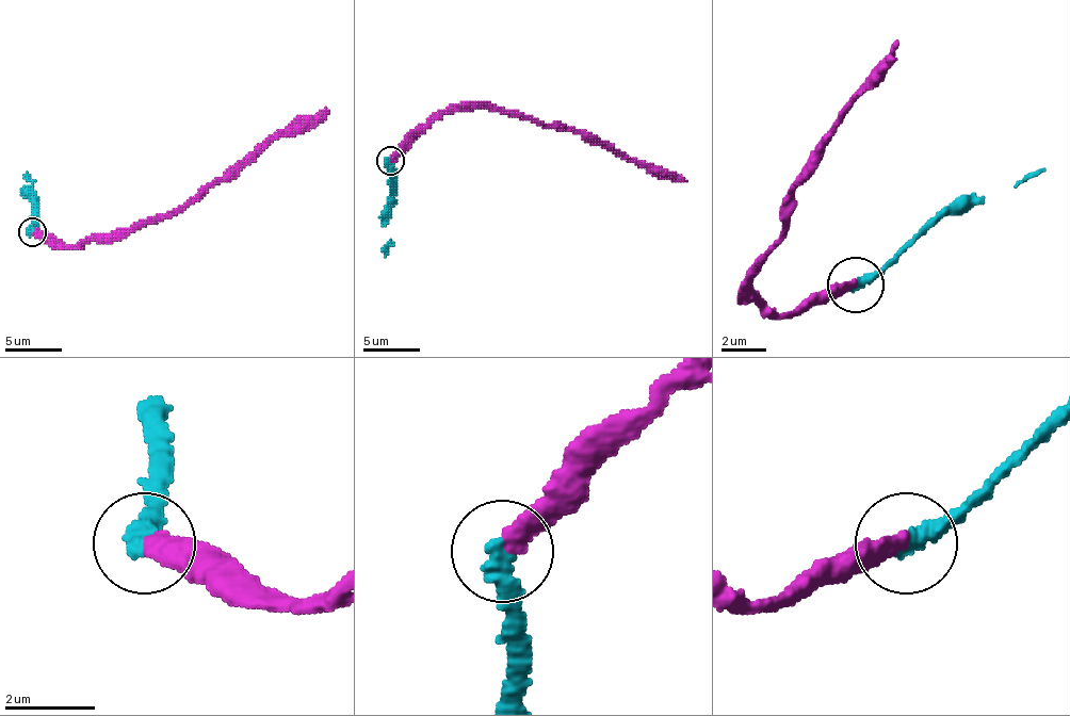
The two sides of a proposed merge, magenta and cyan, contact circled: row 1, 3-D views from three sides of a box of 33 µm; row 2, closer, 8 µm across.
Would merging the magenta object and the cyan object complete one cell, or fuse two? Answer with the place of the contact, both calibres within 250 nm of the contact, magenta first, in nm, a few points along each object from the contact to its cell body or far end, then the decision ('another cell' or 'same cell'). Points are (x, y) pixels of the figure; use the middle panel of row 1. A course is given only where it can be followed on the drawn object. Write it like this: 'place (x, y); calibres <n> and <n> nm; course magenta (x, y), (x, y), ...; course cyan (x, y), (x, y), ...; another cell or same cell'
place (390, 160); calibres 420 and 480 nm; course magenta (390, 161), (436, 118), (453, 110), (498, 108), (590, 133), (633, 161), (666, 169), (686, 180); course cyan (390, 161), (390, 197), (385, 226), (390, 245), (385, 257); same cell

